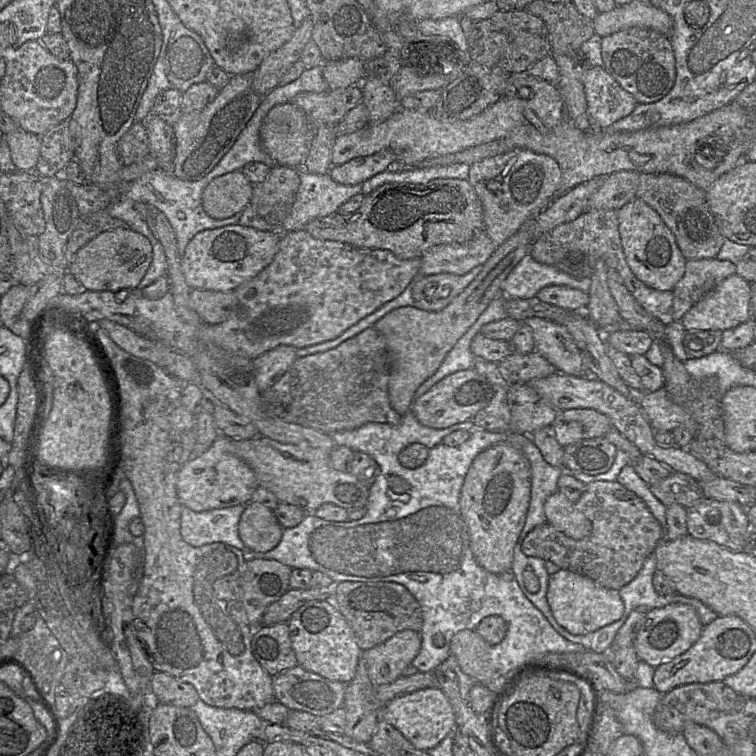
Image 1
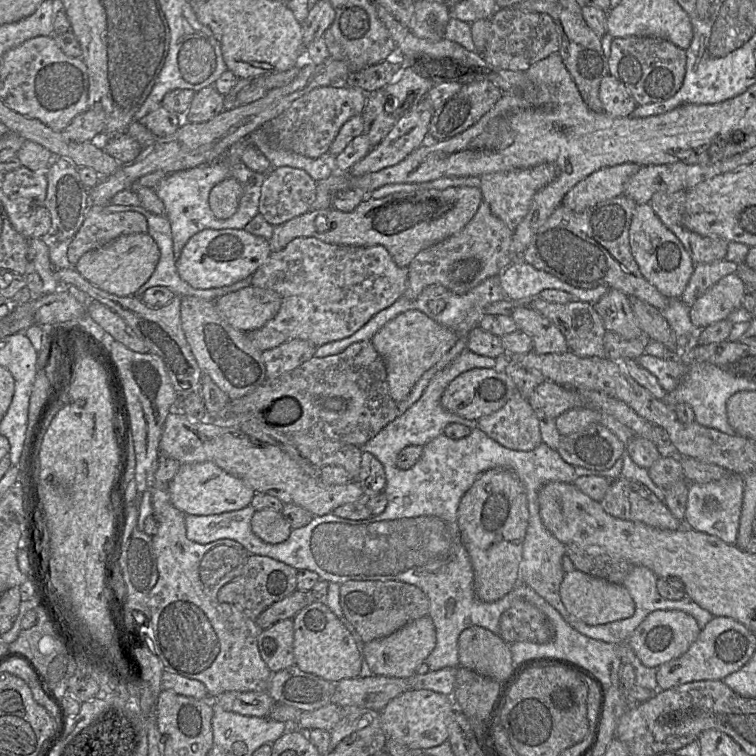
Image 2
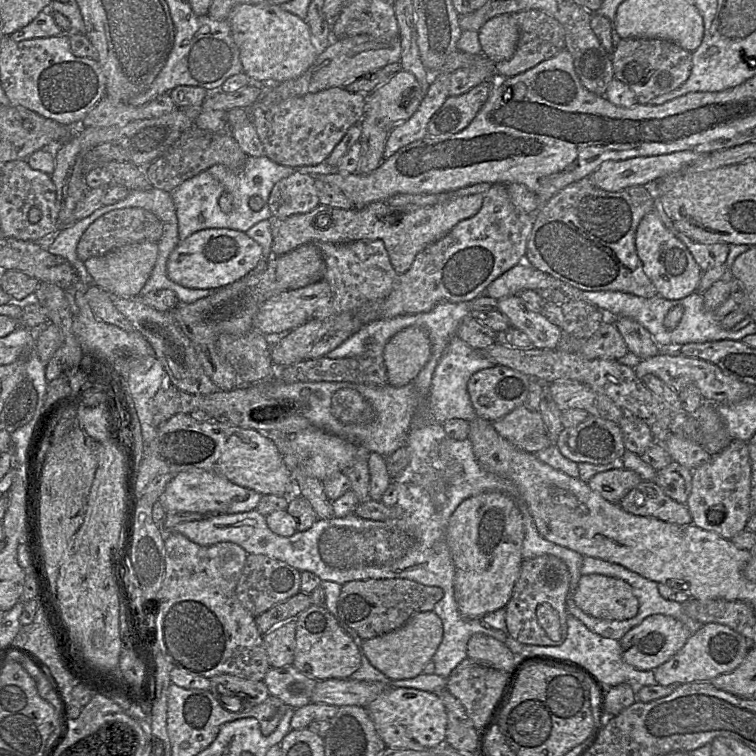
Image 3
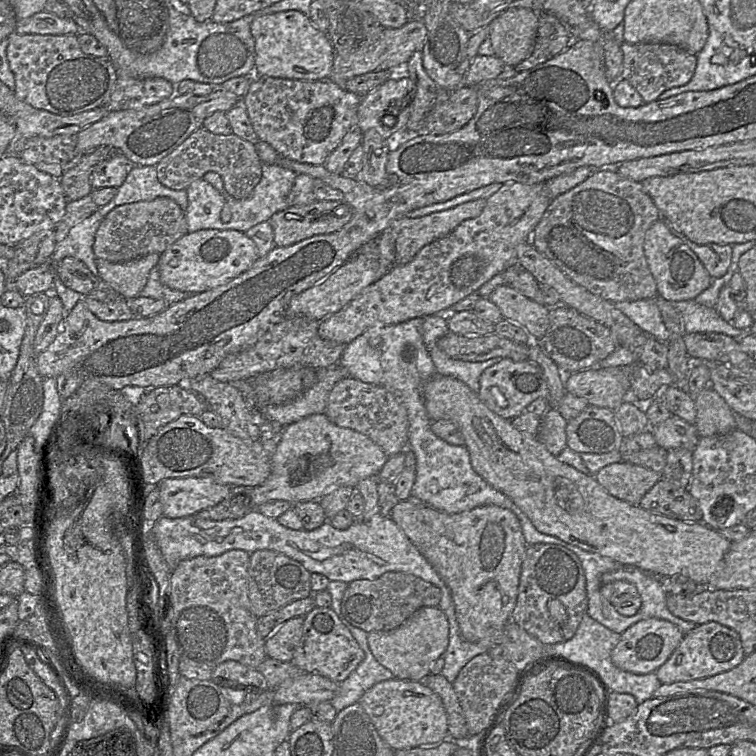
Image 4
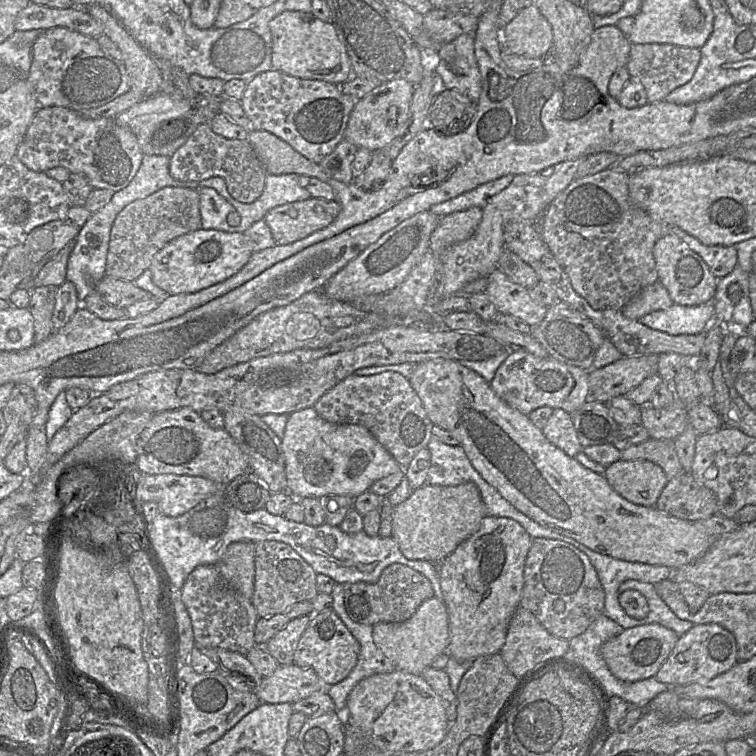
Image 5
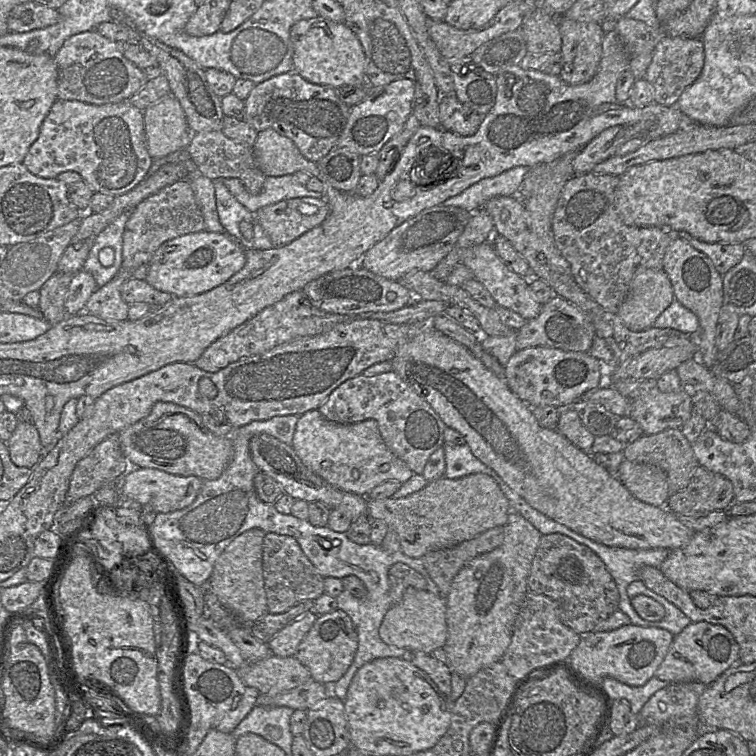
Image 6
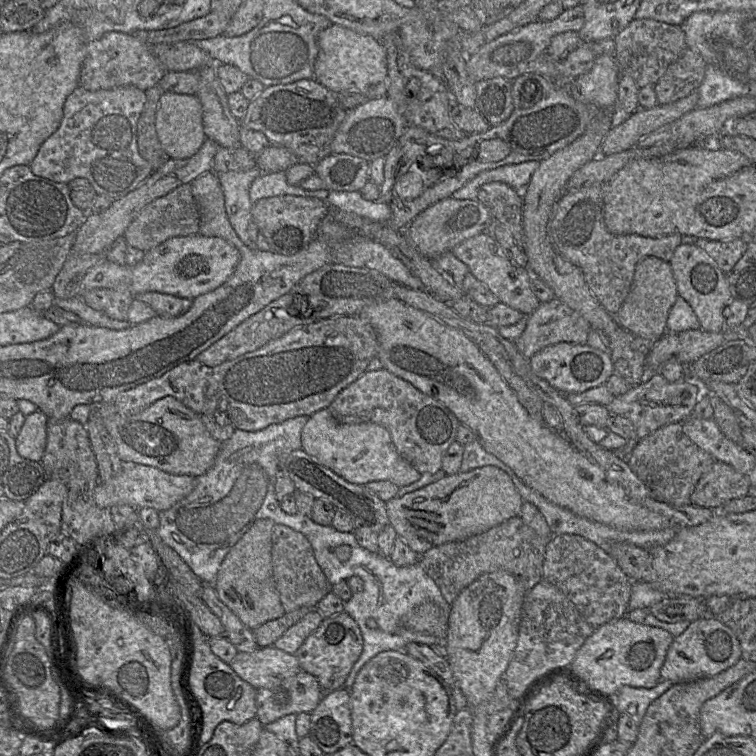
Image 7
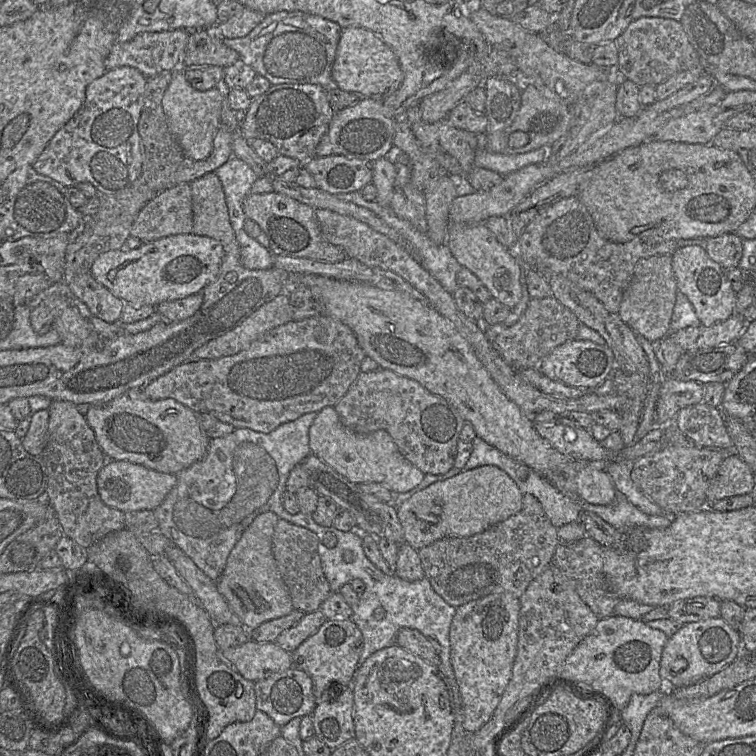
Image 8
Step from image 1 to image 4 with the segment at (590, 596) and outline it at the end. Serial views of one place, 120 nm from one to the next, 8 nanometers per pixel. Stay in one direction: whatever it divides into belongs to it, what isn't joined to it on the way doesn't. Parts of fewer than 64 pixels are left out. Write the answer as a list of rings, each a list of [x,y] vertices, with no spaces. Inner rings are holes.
[[[621,580],[602,584],[600,594],[613,605],[619,614],[627,617],[635,615],[642,604],[636,586]]]

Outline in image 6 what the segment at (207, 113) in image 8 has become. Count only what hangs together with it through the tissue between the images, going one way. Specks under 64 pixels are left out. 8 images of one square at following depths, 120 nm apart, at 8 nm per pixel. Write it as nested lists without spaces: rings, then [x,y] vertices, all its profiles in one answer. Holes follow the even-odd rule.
[[[171,95],[151,104],[144,111],[144,128],[148,153],[153,159],[185,150],[191,141],[192,131],[185,112]]]

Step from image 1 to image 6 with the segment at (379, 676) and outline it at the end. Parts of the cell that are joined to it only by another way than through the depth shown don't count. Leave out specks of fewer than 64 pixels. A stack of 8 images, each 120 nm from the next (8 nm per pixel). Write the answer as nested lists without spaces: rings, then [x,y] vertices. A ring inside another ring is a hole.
[[[409,587],[400,602],[393,605],[384,615],[378,633],[387,645],[412,653],[432,653],[435,649],[443,647],[447,639],[446,599],[427,590]]]

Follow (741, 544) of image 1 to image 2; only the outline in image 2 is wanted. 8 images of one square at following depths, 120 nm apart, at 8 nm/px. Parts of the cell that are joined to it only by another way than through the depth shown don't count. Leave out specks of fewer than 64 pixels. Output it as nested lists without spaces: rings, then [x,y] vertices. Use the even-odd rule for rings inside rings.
[[[728,476],[705,484],[690,483],[683,527],[714,535],[727,544],[736,544],[743,505],[745,476]]]

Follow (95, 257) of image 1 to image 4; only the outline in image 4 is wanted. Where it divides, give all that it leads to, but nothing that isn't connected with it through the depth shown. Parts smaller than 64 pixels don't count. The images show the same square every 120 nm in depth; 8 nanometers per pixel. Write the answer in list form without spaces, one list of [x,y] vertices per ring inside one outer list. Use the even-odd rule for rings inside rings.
[[[152,253],[135,260],[114,263],[96,259],[99,277],[125,299],[139,296],[145,287],[150,271],[158,264],[160,254]]]

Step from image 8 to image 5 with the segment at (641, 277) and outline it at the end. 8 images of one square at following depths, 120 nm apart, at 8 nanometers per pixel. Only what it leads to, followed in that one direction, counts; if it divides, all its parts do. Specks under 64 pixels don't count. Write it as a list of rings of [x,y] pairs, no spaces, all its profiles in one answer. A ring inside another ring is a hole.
[[[656,281],[635,295],[623,306],[621,312],[625,317],[639,321],[644,315],[654,311],[665,310],[672,304],[673,301],[666,288],[659,281]]]

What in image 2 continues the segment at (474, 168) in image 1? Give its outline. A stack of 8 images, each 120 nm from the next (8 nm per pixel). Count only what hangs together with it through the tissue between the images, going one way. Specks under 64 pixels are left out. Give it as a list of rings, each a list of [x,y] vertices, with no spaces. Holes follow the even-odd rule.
[[[542,163],[537,166],[505,172],[495,172],[480,177],[480,190],[483,200],[489,204],[491,212],[502,220],[508,228],[515,230],[526,216],[534,195],[558,175],[557,166],[552,163]]]

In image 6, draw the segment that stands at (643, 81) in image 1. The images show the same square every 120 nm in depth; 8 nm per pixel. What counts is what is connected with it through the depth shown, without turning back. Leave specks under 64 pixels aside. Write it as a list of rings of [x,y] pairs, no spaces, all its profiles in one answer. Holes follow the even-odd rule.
[[[665,36],[657,44],[643,79],[651,84],[655,103],[676,106],[683,91],[700,75],[703,65],[704,48],[701,38]]]

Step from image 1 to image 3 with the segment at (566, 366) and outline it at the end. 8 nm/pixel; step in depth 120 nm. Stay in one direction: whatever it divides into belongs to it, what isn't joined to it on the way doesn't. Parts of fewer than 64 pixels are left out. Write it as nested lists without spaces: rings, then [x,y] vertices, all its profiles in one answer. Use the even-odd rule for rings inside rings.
[[[517,295],[498,300],[497,310],[505,315],[511,327],[524,332],[537,349],[556,349],[562,336],[561,329],[543,315],[531,310]]]

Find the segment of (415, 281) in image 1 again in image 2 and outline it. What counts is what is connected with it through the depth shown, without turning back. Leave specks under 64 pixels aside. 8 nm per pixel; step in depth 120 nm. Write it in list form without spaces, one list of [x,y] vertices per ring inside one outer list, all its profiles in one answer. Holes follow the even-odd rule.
[[[490,278],[484,280],[477,287],[473,288],[465,294],[455,294],[446,289],[444,286],[438,284],[429,285],[424,288],[420,295],[414,300],[409,300],[402,296],[390,307],[380,311],[378,314],[372,317],[360,330],[358,330],[350,337],[318,347],[315,351],[314,357],[323,358],[336,355],[343,352],[354,343],[361,341],[371,341],[375,333],[379,329],[381,329],[387,322],[394,319],[399,314],[412,309],[424,313],[438,324],[454,331],[457,334],[458,338],[464,337],[468,335],[468,333],[474,327],[479,325],[480,319],[484,315],[484,309],[490,304],[490,290]],[[440,299],[443,300],[445,308],[441,312],[435,313],[429,308],[429,302],[432,300],[436,301]]]

